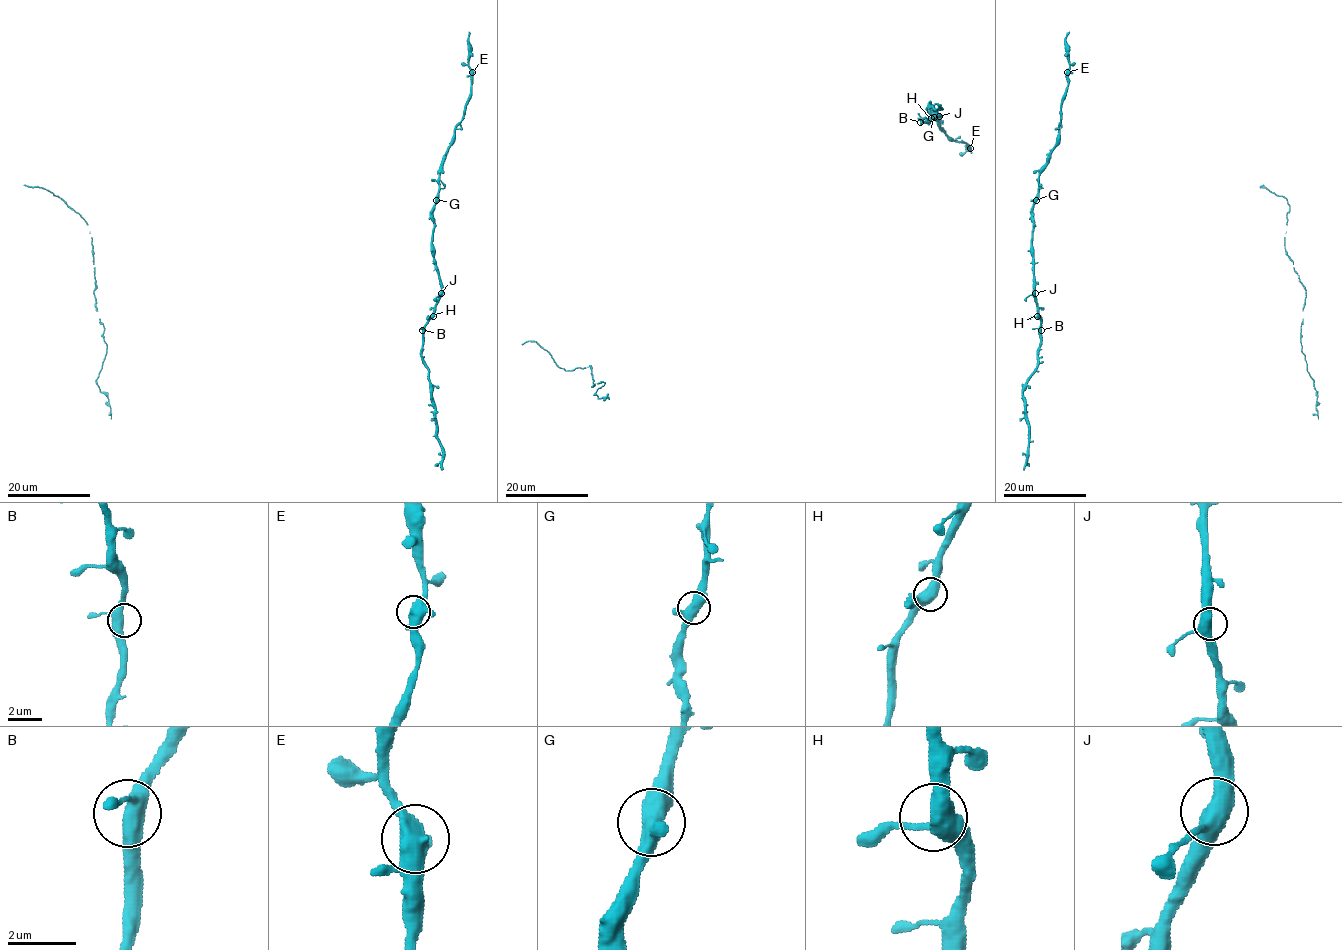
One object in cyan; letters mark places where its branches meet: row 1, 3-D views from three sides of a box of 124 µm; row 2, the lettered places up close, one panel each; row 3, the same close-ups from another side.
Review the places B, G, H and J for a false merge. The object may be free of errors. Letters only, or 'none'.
none

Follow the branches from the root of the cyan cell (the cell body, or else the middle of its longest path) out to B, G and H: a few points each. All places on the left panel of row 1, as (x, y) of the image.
B: (440, 283), (441, 293), (435, 315), (422, 330)
G: (440, 283), (433, 245), (433, 206), (436, 200)
H: (440, 283), (440, 299), (433, 316)

